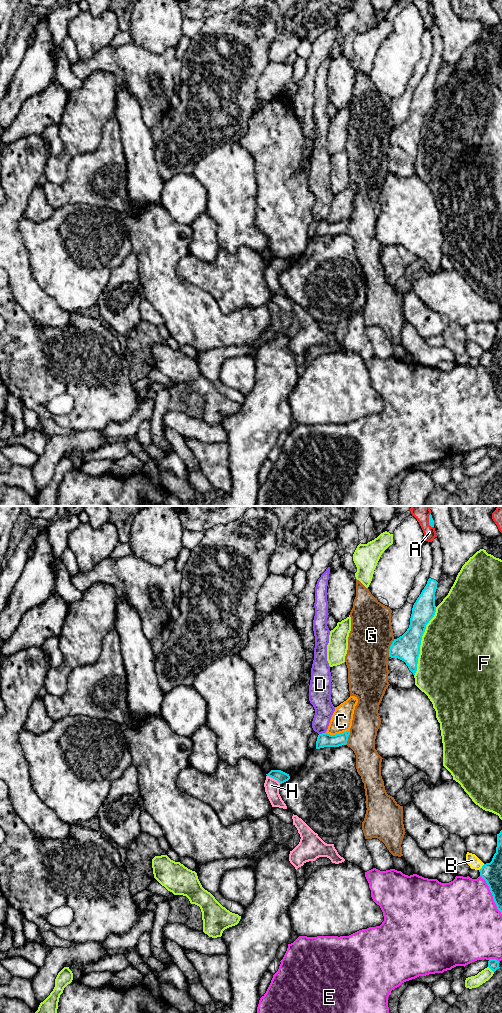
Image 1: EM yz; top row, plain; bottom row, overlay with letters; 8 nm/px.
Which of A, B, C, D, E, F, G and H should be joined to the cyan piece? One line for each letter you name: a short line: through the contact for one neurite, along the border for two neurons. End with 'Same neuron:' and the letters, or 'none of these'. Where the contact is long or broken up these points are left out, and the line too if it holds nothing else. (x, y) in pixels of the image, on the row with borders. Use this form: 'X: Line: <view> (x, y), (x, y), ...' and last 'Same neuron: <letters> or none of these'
H: Line: yz (280, 776), (274, 778), (271, 785)
Same neuron: H

